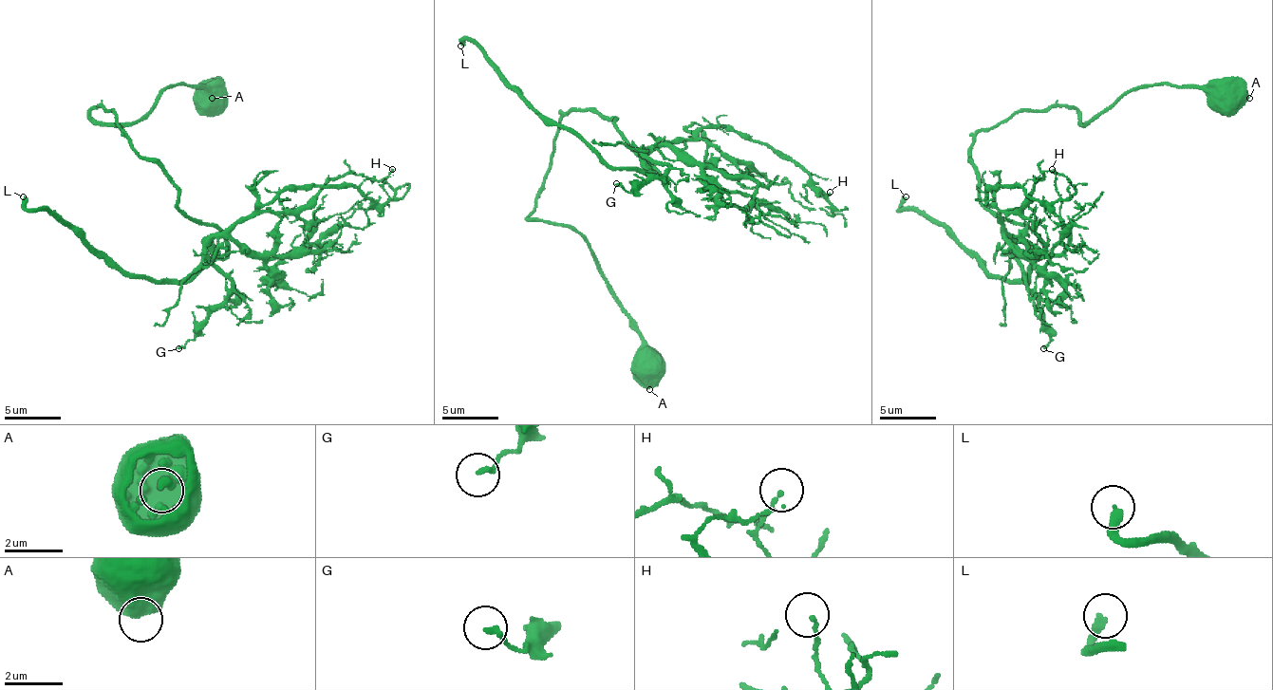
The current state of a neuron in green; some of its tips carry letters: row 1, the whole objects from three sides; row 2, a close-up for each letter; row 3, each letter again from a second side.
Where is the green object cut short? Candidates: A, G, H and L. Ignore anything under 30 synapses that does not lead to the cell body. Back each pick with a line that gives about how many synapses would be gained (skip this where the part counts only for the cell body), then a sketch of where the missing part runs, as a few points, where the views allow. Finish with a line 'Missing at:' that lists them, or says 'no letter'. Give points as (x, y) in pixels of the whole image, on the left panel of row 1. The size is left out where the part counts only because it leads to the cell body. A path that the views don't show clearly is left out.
L: 100 syn | (23, 196), (18, 163), (57, 103), (77, 83), (80, 89), (51, 103)
Missing at: L

